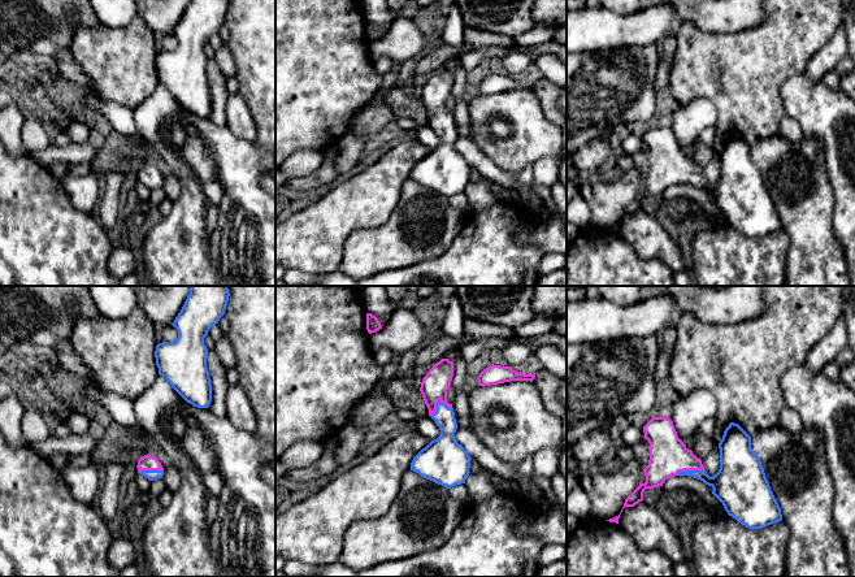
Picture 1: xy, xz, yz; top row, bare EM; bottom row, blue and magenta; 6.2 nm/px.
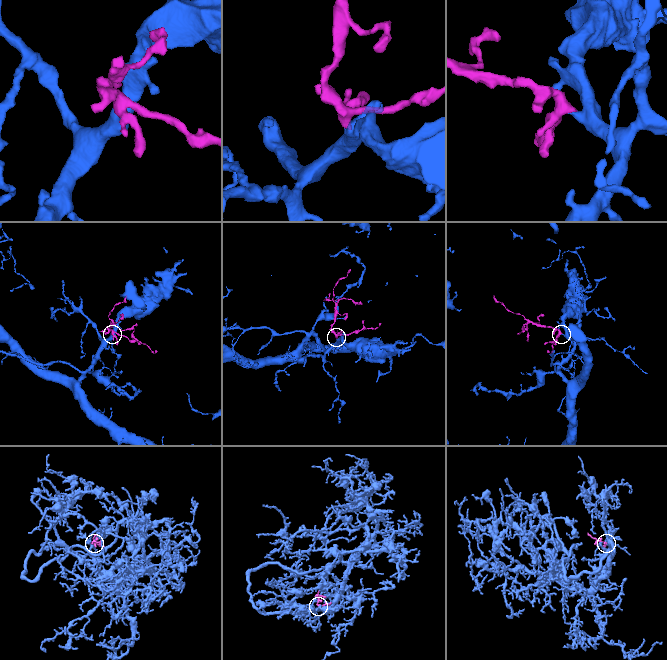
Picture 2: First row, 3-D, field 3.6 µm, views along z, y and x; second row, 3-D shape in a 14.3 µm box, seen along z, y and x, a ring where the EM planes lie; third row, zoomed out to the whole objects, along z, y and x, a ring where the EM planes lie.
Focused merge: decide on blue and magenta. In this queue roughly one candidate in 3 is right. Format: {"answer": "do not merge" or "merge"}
{"answer": "merge"}

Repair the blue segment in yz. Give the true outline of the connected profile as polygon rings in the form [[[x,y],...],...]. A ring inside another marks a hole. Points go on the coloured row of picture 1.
[[[652,417],[643,426],[643,433],[650,443],[650,460],[643,469],[646,482],[639,482],[639,486],[625,499],[622,509],[642,502],[646,489],[663,486],[674,476],[691,476],[711,486],[712,494],[722,503],[728,515],[748,529],[761,529],[782,520],[781,508],[771,490],[761,461],[751,448],[751,437],[738,424],[730,422],[724,431],[719,443],[720,469],[713,477],[707,474],[702,460],[678,438],[669,417]]]

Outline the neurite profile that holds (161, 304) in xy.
[[[131,286],[138,307],[153,324],[170,325],[181,312],[190,286]]]

